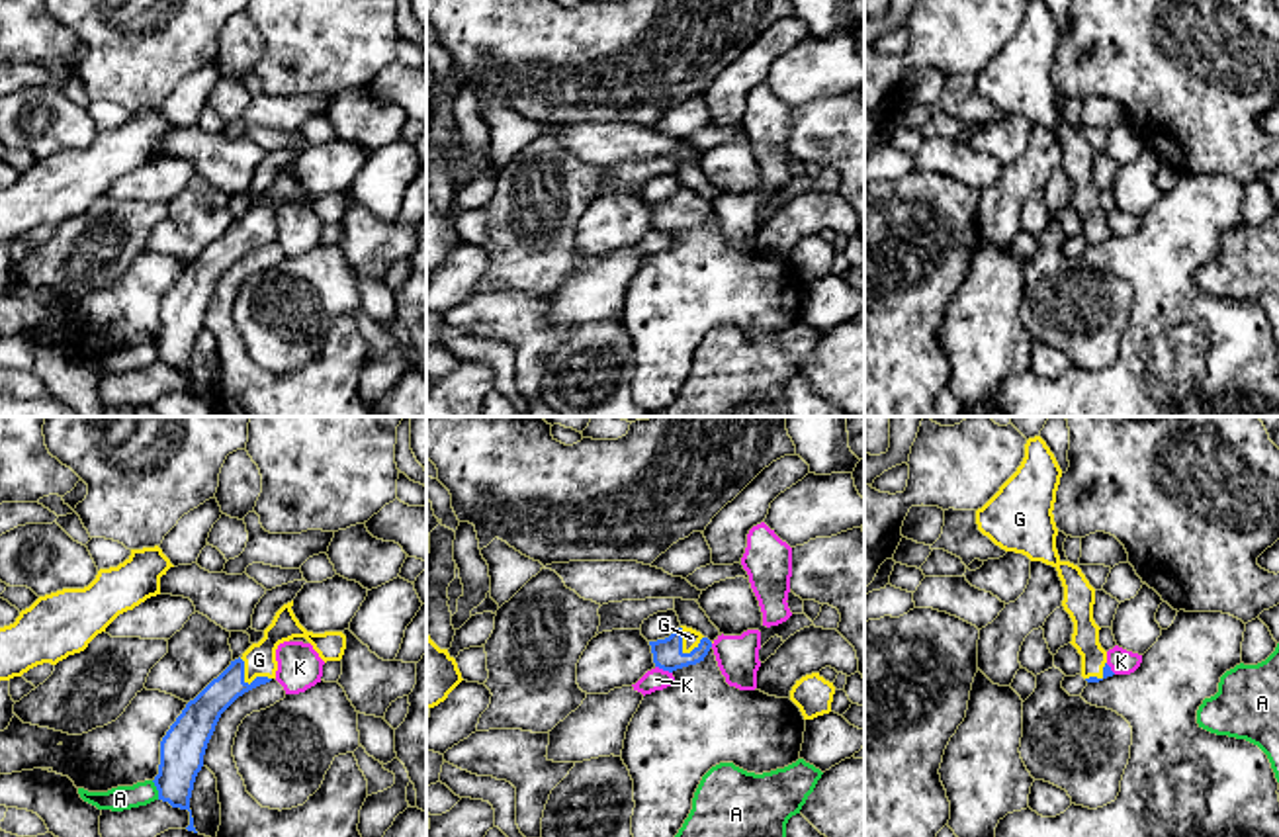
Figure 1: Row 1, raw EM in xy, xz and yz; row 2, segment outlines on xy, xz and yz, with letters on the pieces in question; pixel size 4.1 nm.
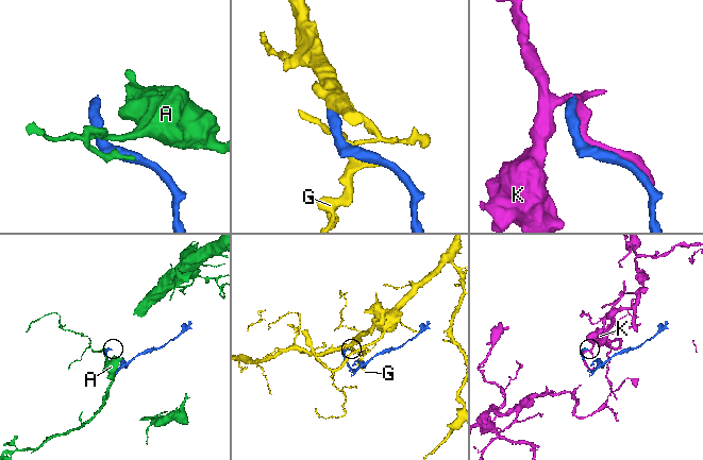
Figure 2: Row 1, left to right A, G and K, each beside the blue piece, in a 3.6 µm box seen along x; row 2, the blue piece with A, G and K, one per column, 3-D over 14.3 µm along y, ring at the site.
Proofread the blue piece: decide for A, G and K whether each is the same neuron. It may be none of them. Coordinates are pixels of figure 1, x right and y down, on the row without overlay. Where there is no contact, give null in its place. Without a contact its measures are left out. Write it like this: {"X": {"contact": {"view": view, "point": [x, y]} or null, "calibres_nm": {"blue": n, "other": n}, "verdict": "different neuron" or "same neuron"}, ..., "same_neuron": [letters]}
{"A": {"contact": {"view": "xy", "point": [157, 351]}, "calibres_nm": {"blue": 180, "other": 100}, "verdict": "different neuron"}, "G": {"contact": {"view": "xy", "point": [247, 245]}, "calibres_nm": {"blue": 150, "other": 130}, "verdict": "same neuron"}, "K": {"contact": {"view": "xz", "point": [663, 231]}, "calibres_nm": {"blue": 130, "other": 90}, "verdict": "different neuron"}, "same_neuron": ["G"]}

